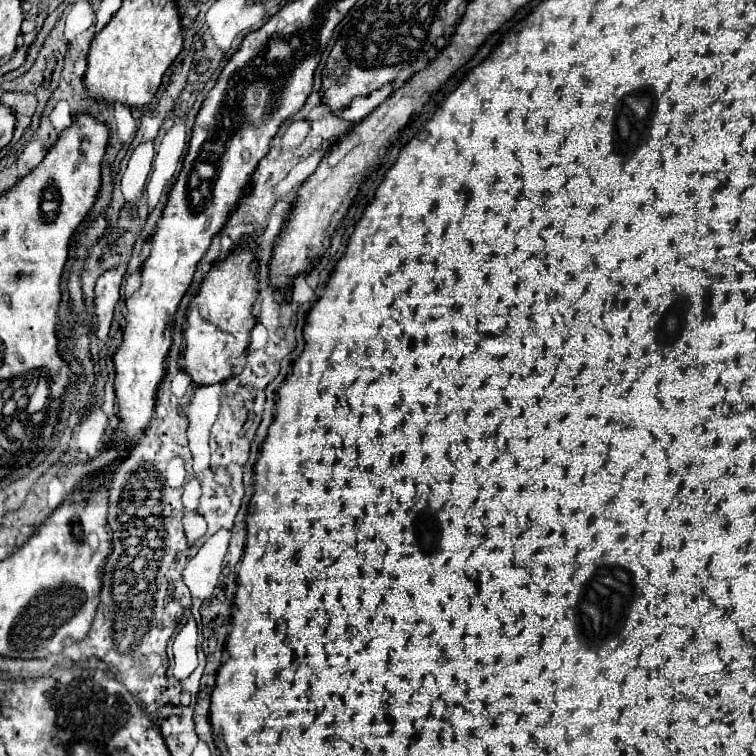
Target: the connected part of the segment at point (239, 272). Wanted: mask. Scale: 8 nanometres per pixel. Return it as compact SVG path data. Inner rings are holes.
M242 244L238 250L230 252L226 260L216 262L188 306L182 368L196 386L224 382L232 374L234 360L248 350L250 330L256 324L252 306L258 296L258 278L250 266L254 256L254 248Z

